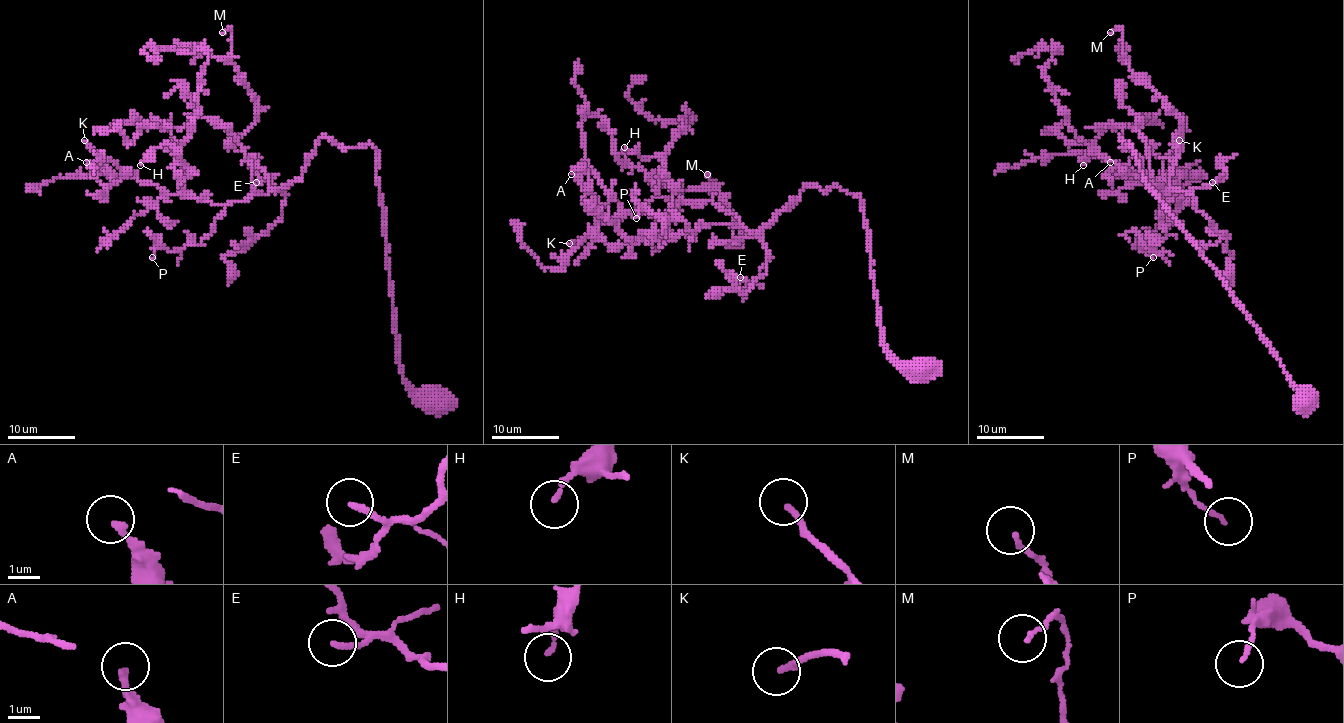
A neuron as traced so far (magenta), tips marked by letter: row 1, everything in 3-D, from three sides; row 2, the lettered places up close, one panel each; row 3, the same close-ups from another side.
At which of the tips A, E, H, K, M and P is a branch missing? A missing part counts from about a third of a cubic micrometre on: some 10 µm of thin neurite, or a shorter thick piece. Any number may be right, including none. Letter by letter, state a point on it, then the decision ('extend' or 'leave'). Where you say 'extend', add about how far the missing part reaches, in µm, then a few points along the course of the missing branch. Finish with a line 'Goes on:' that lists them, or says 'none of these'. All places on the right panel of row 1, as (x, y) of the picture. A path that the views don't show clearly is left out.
A: place (1110, 162); leave
E: place (1212, 182); leave
H: place (1083, 165); leave
K: place (1179, 140); extend; missing 7 µm
M: place (1110, 32); leave
P: place (1153, 257); leave
Goes on: K

